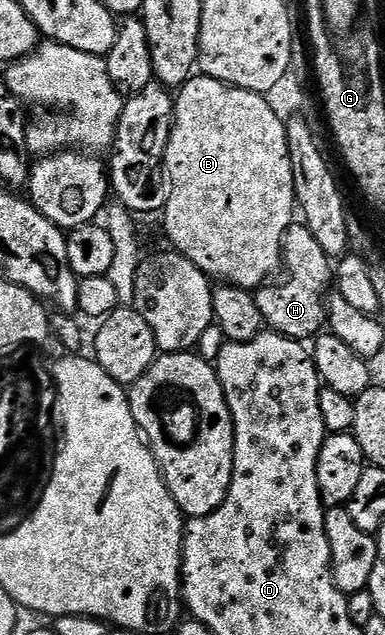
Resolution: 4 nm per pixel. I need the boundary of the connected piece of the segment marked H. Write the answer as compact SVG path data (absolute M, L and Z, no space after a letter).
M294 223L285 231L280 251L282 269L288 272L288 278L281 285L269 284L255 290L258 311L262 311L264 324L271 332L293 339L315 338L326 325L326 298L334 281L333 266L303 223Z

